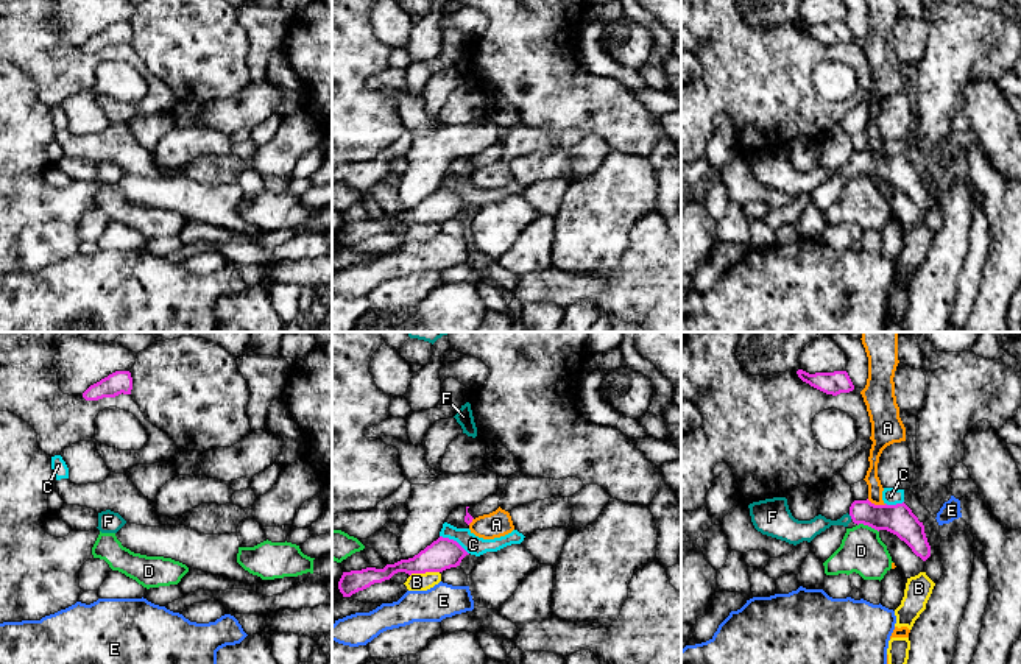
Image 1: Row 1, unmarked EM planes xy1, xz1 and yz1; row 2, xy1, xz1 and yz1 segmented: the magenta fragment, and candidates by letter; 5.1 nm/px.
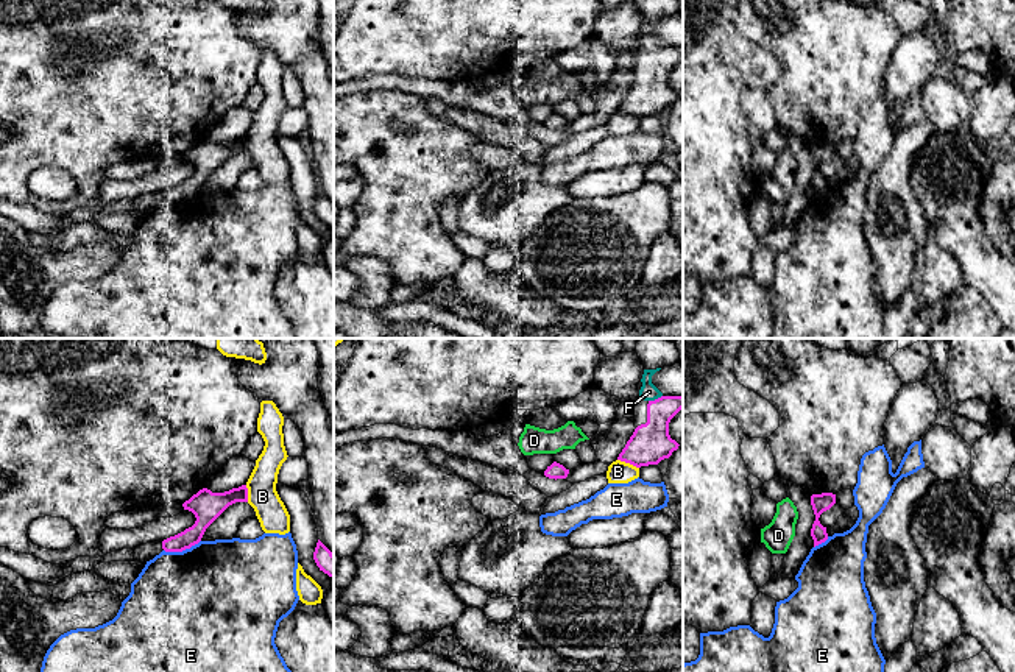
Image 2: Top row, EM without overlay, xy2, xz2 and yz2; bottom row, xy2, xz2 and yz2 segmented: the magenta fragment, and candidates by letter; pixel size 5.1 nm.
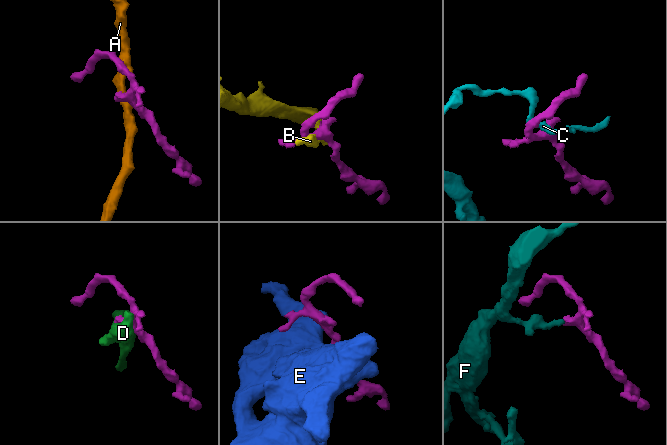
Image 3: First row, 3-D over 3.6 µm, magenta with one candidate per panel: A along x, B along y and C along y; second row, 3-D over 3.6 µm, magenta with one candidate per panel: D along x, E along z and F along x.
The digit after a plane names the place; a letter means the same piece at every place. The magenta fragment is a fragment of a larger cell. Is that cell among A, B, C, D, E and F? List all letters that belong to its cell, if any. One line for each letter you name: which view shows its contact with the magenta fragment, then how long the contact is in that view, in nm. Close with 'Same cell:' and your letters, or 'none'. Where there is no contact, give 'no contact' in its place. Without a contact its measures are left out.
F: contact in xz2; length 80 nm
Same cell: F

